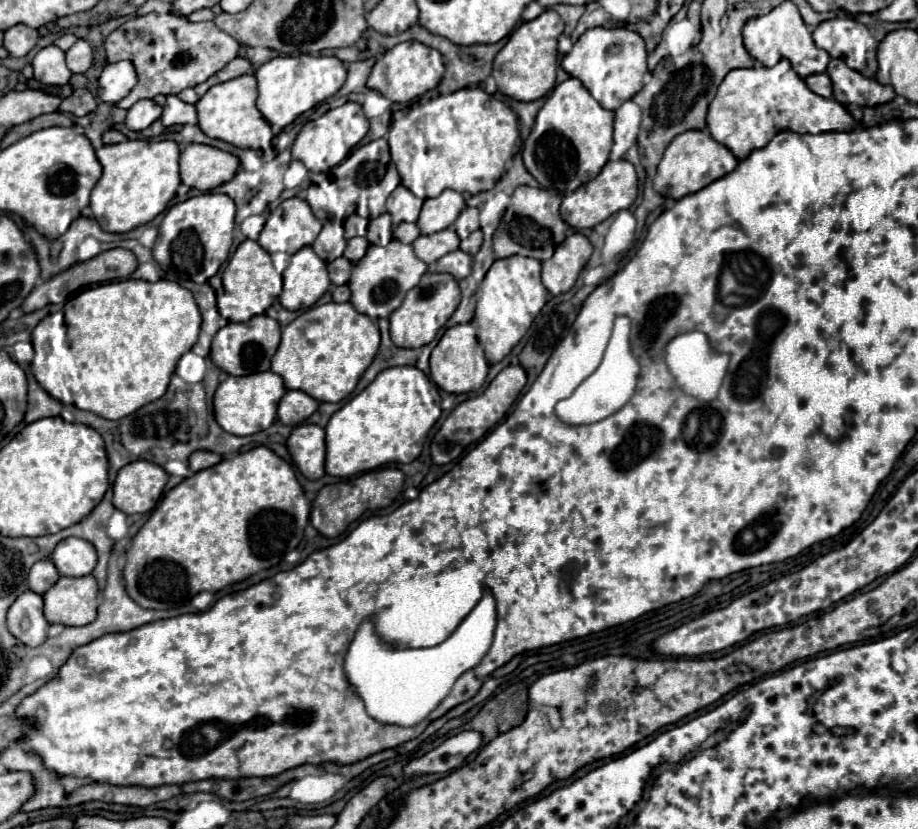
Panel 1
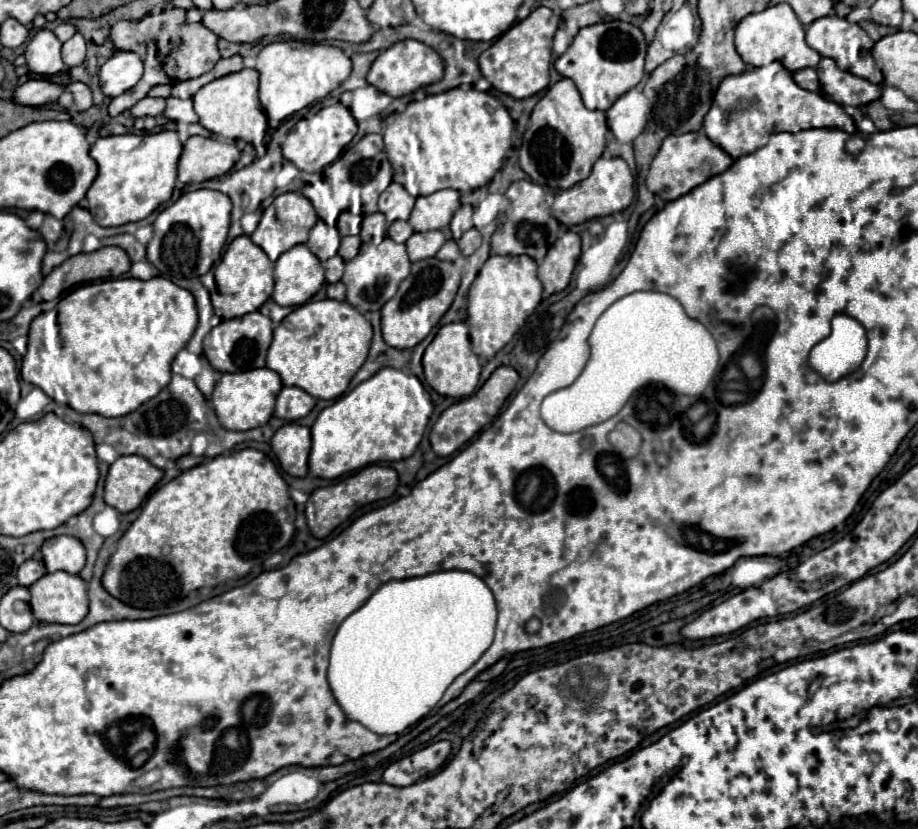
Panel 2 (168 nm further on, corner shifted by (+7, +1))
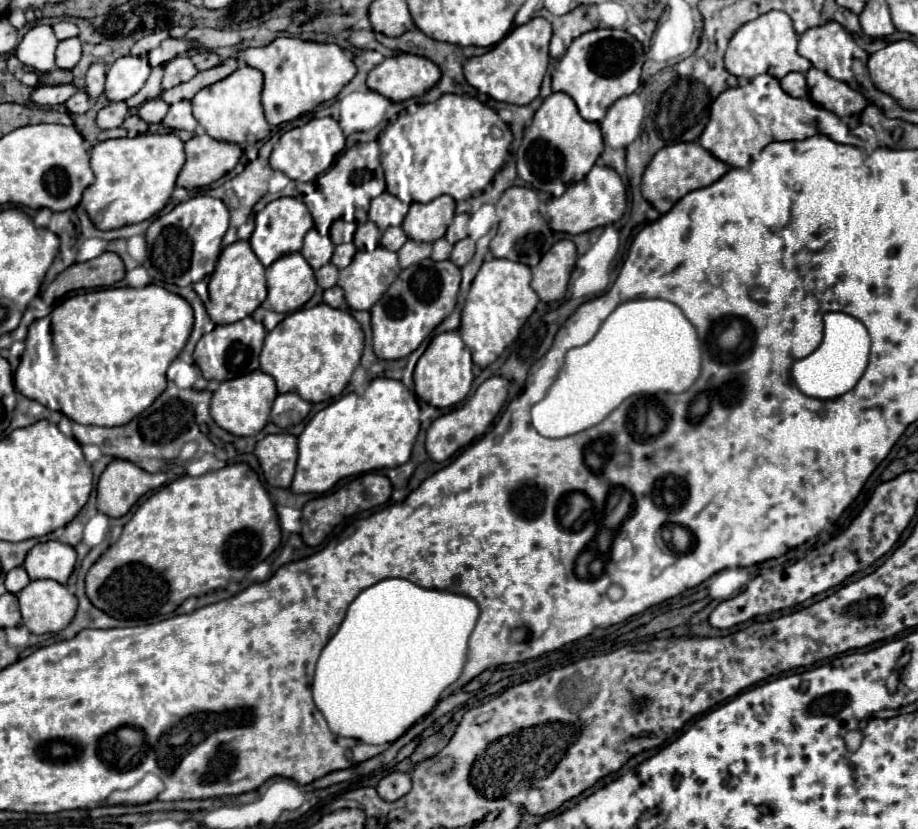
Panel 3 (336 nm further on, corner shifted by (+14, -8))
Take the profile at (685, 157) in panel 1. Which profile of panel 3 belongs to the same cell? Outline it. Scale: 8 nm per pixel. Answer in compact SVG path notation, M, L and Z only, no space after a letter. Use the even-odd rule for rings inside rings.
M695 141L693 143L675 143L669 147L663 147L651 159L651 163L647 165L645 175L643 175L641 193L659 213L667 213L673 207L673 203L677 203L689 191L715 183L719 177L723 177L727 173L727 169L729 167L723 161L715 159L699 143L695 143Z

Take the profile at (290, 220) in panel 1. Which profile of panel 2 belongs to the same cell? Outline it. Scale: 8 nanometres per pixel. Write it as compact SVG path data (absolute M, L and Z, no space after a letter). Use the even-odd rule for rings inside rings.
M286 192L286 194L276 196L274 202L264 210L258 228L256 228L256 232L250 238L274 262L286 250L294 248L296 244L304 244L308 240L308 232L312 230L316 220L318 220L318 216L316 216L316 212L314 212L314 208L312 208L308 198L304 198L300 194L294 194L294 192Z

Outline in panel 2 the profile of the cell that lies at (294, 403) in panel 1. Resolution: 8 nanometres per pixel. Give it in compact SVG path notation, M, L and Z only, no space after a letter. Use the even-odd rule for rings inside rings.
M284 386L276 398L274 416L292 422L292 420L304 418L314 408L314 404L316 404L316 398L312 398L302 388L286 388Z

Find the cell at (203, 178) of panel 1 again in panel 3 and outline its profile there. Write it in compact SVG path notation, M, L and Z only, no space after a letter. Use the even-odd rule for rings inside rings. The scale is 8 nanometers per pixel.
M195 133L185 143L185 153L187 161L179 173L177 185L185 189L197 189L211 185L229 173L237 165L243 151L235 143L217 141L207 133Z

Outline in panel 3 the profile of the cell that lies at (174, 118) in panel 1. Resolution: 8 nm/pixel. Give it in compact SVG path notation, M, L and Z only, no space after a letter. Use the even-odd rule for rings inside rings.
M191 101L173 103L171 109L169 109L169 113L163 119L163 125L169 127L169 129L173 129L173 131L181 131L181 129L185 129L185 131L197 131L199 123L197 123L197 119L191 113Z

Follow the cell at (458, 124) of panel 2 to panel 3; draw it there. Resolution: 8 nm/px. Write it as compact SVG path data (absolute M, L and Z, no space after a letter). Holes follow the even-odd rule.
M443 95L435 103L419 105L415 113L401 111L397 121L387 125L377 139L387 191L399 197L403 203L429 203L441 195L449 195L455 201L463 201L473 193L483 191L491 183L493 175L503 167L511 141L513 135L509 125L501 121L493 109L489 109L475 97L461 95Z

